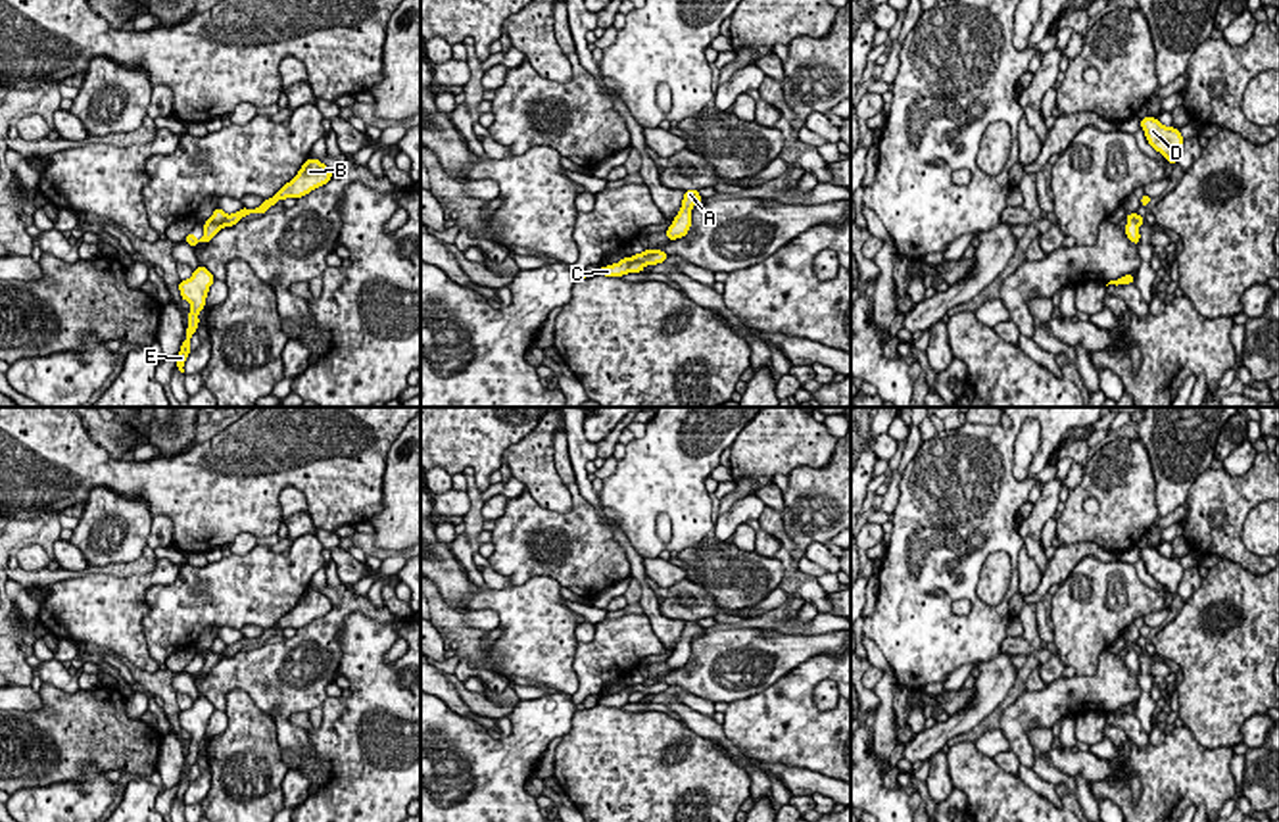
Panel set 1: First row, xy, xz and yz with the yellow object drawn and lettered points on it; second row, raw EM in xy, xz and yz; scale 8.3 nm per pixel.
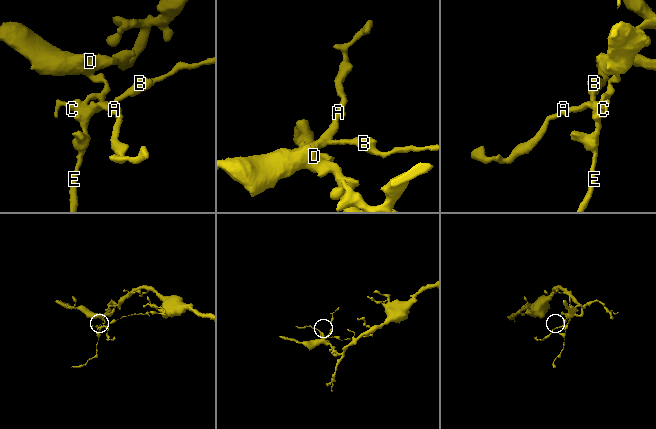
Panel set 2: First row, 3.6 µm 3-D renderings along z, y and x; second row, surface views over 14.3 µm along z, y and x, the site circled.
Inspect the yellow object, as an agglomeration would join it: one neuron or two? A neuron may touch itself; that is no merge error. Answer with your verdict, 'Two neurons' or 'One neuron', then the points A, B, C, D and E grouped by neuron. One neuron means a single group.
Two neurons. Groups: A D / B C E

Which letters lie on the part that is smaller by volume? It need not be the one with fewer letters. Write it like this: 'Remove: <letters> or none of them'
Remove: B, C, E

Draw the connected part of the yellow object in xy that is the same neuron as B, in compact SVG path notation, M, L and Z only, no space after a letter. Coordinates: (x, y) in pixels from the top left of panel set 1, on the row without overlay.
M309 588L302 595L298 605L290 613L286 613L273 628L267 628L259 638L253 638L253 640L242 638L240 641L229 645L223 653L213 653L211 649L207 649L204 653L204 666L200 672L207 674L223 657L232 657L242 647L252 645L252 643L263 645L278 630L286 630L286 628L298 630L309 624L313 618L326 615L330 609L332 609L332 601L319 590Z

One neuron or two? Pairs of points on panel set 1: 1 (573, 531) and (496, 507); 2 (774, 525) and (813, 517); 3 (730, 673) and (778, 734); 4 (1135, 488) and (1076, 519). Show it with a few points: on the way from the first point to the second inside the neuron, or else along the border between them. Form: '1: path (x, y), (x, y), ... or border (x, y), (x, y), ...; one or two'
1: border (509, 500), (496, 521); two
2: border (780, 515), (782, 529), (794, 544), (792, 554); two
3: border (788, 673), (763, 690), (728, 703); two
4: path (1120, 504), (1103, 521), (1091, 521); one

